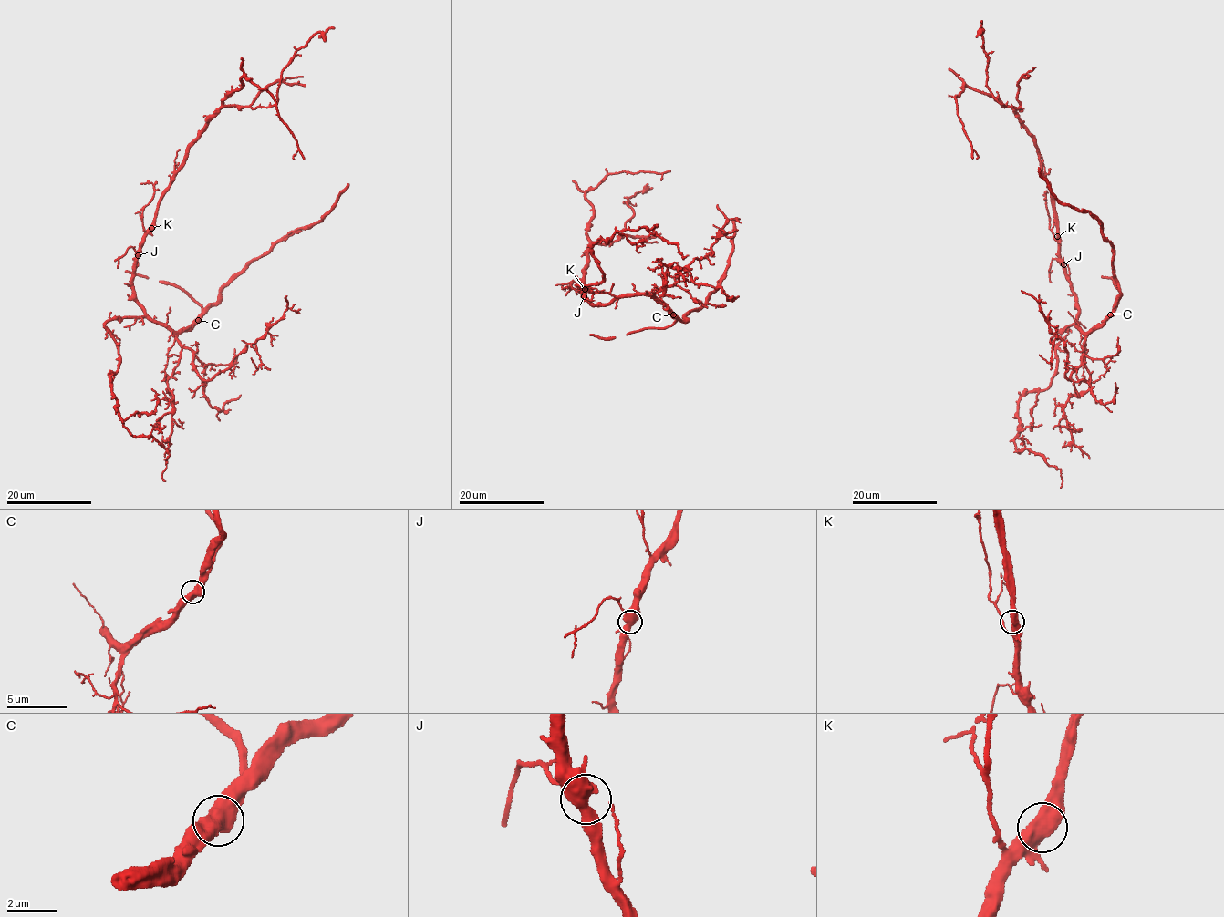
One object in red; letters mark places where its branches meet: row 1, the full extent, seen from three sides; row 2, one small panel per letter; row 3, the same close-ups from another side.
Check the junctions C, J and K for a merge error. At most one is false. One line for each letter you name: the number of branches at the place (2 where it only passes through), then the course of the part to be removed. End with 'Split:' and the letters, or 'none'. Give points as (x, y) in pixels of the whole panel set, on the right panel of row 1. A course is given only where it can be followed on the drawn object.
Split: none

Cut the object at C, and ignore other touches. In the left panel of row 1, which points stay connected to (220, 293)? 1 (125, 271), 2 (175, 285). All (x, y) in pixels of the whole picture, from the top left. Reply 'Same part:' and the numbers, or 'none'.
Same part: none

